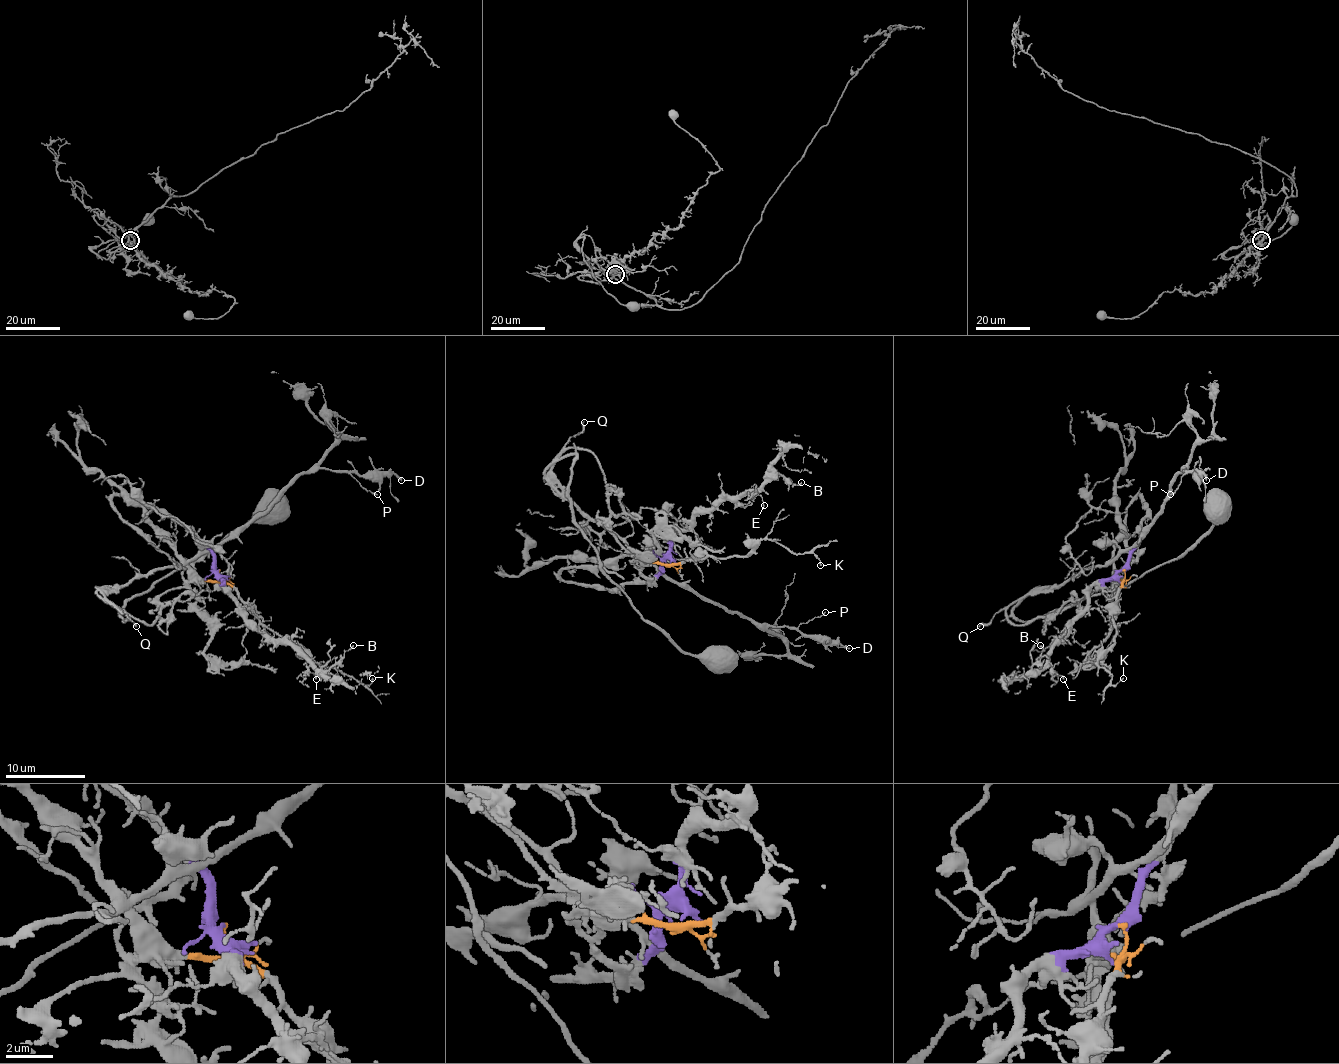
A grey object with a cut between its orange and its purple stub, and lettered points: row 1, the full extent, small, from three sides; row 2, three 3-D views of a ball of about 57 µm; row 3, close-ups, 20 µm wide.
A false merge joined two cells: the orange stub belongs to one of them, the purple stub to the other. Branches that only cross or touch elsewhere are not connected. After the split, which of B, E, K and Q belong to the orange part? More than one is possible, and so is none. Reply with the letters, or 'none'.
K

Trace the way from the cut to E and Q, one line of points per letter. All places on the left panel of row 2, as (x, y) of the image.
E: (217, 569), (221, 583), (241, 613), (275, 639), (285, 639), (309, 663), (309, 671), (315, 679)
Q: (217, 569), (221, 583), (213, 591), (177, 601), (171, 613), (151, 625), (117, 609), (135, 627)

